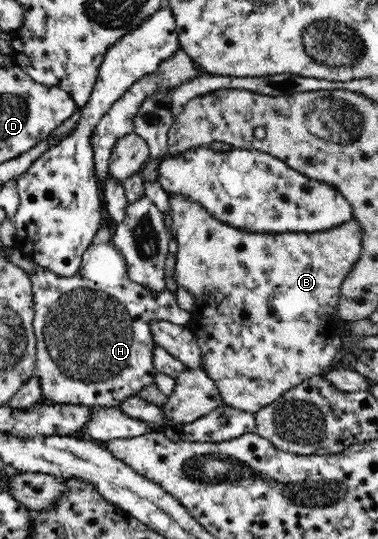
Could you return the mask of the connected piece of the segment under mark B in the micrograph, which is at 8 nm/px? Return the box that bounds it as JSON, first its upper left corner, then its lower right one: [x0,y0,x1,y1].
[168,194,362,414]

